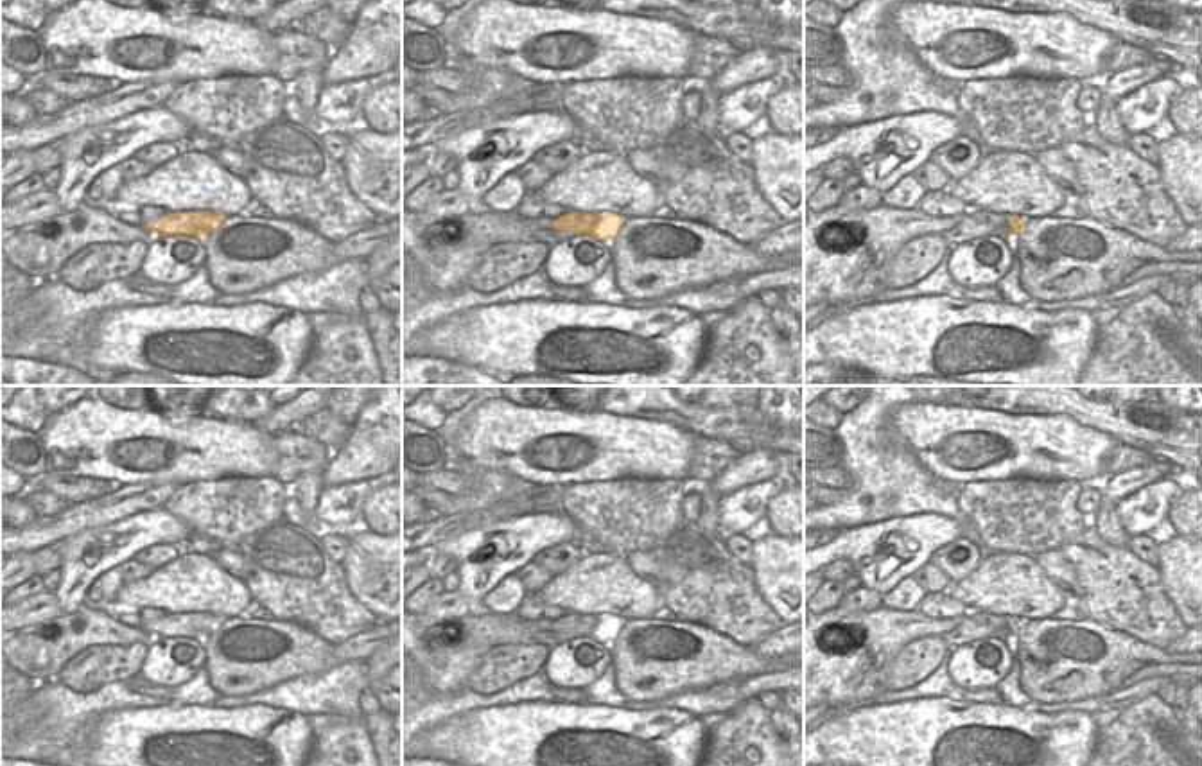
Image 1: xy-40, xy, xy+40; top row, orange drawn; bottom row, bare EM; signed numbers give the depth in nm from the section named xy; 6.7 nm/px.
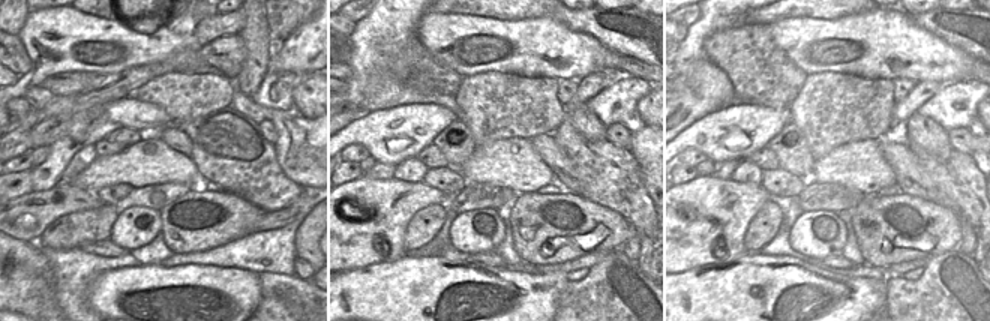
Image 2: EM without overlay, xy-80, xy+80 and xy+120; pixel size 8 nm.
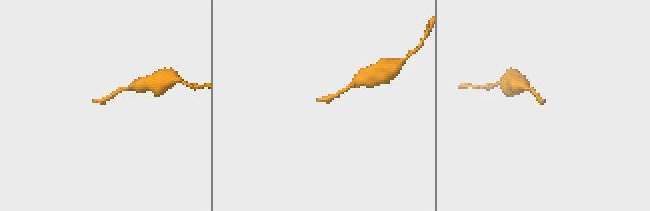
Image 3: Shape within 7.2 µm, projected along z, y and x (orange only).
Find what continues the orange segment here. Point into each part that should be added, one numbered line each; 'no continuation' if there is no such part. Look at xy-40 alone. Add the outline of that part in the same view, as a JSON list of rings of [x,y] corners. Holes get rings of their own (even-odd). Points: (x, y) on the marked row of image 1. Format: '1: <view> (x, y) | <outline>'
no continuation

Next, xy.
1: xy (426, 271) | [[[402,212],[402,316],[441,291],[468,285],[468,274],[479,257],[499,244],[497,226],[520,222],[547,230],[551,219],[522,219],[517,212],[468,212],[441,233],[434,217],[423,212]],[[423,233],[441,233],[445,248],[429,248]]]

